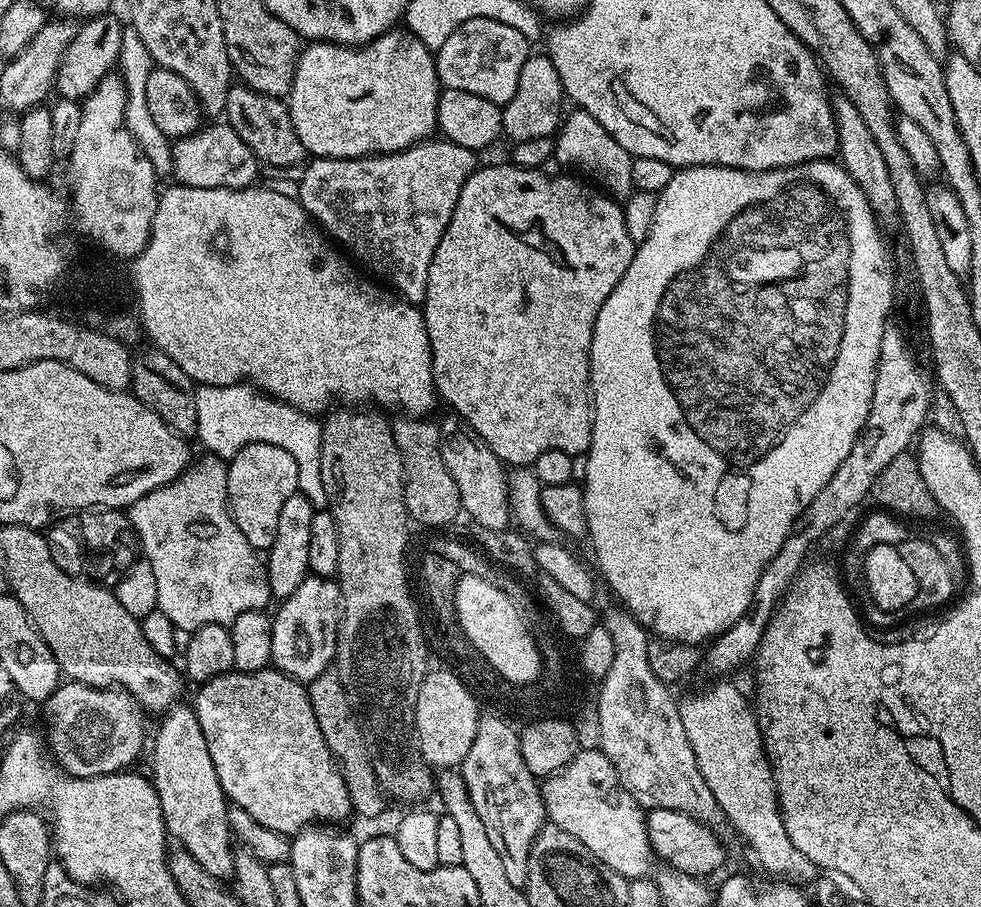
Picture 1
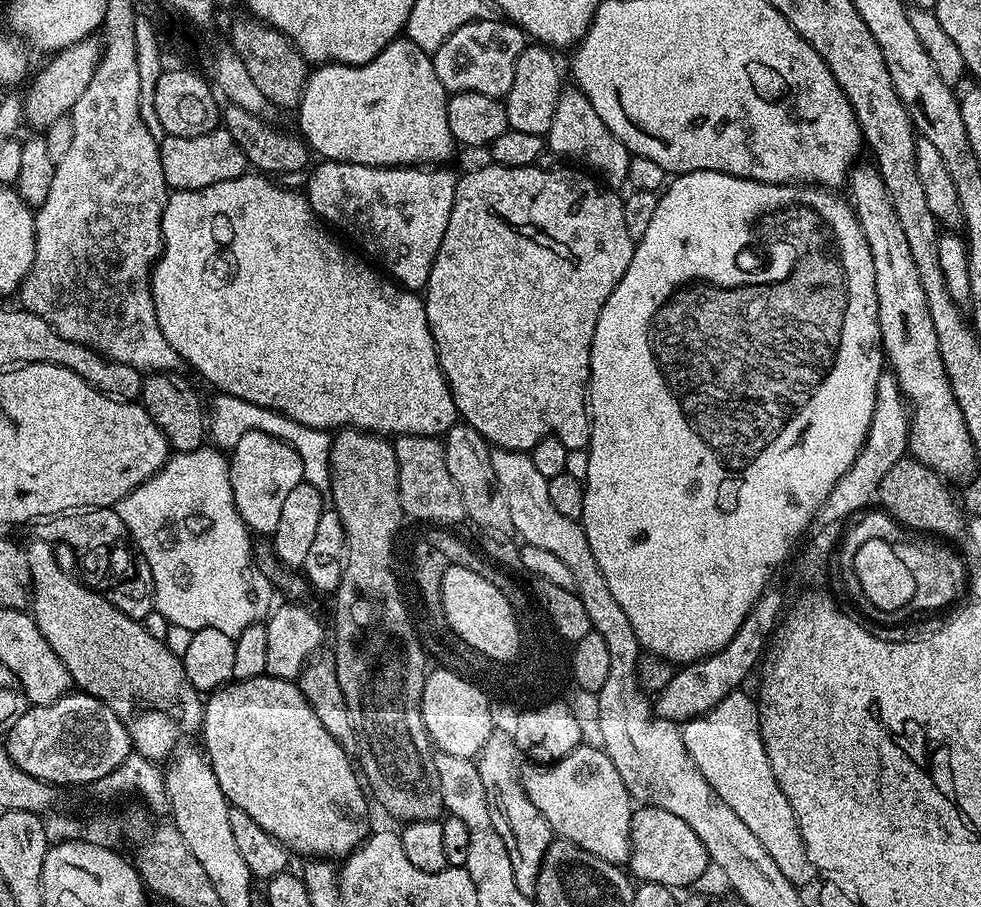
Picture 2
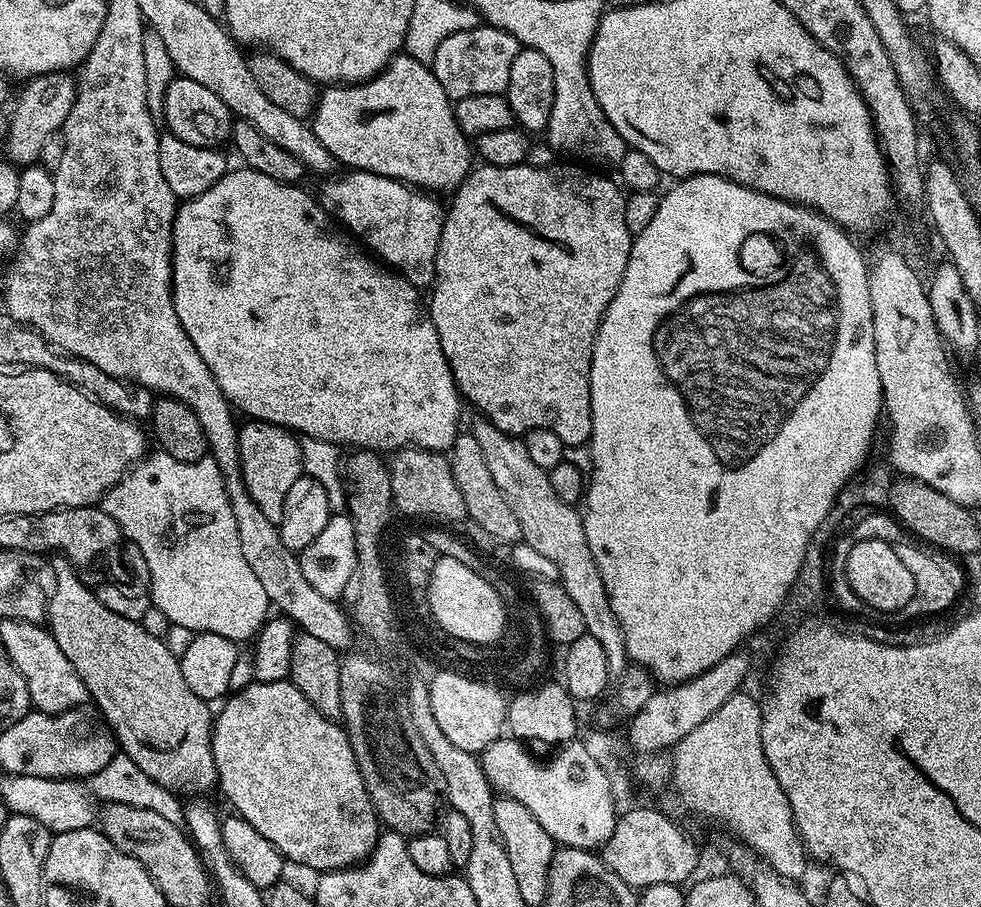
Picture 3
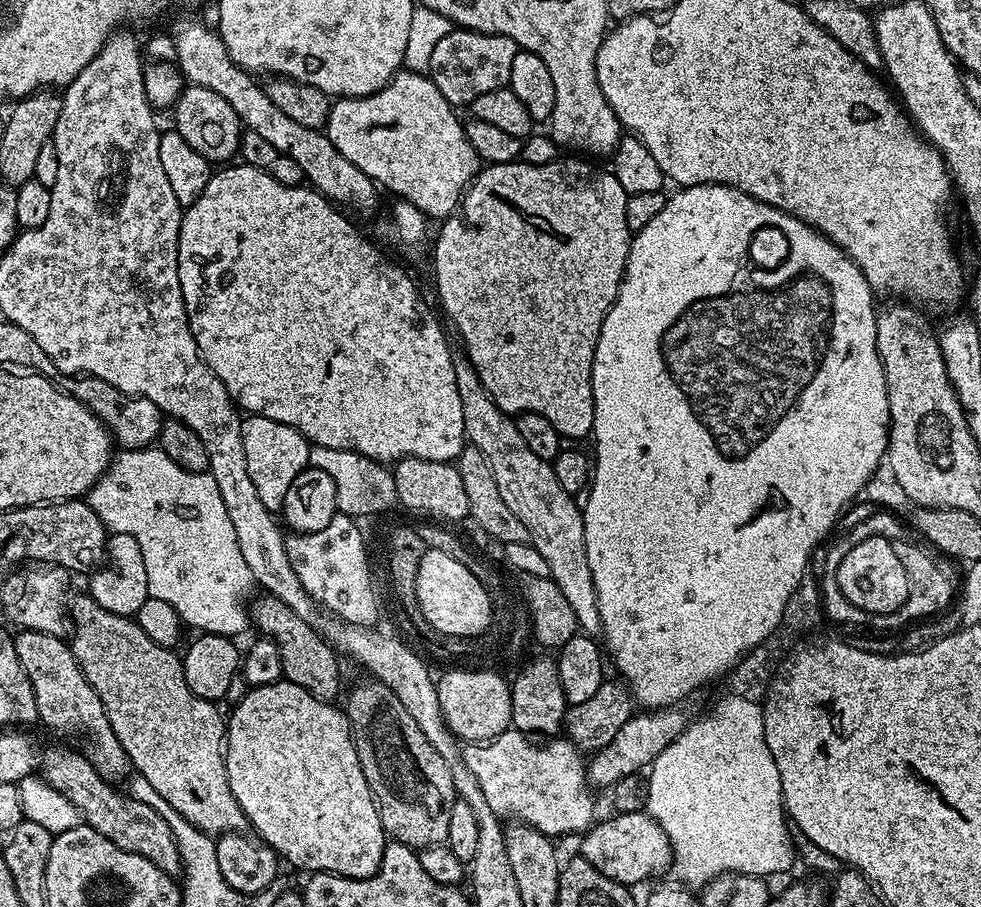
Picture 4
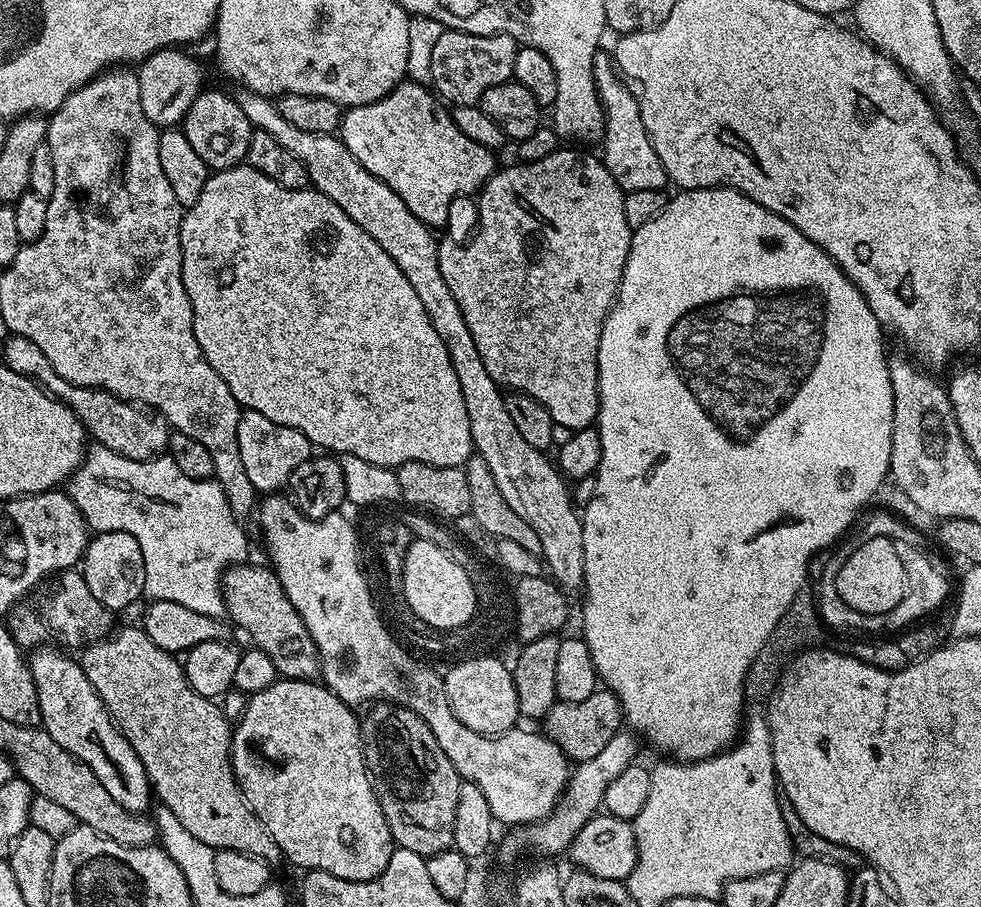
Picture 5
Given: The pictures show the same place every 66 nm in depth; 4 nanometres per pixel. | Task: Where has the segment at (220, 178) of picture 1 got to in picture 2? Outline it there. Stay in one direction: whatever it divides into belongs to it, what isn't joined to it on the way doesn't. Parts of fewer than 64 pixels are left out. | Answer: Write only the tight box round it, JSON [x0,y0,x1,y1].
[159,126,250,192]

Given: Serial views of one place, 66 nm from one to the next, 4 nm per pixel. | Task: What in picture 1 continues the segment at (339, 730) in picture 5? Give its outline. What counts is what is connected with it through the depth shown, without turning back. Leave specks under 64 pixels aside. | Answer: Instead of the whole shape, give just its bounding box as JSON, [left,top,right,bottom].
[194,670,353,838]

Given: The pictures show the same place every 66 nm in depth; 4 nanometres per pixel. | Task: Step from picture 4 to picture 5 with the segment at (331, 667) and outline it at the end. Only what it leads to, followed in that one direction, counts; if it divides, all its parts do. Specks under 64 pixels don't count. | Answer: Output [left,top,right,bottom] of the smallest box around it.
[222,562,321,681]

